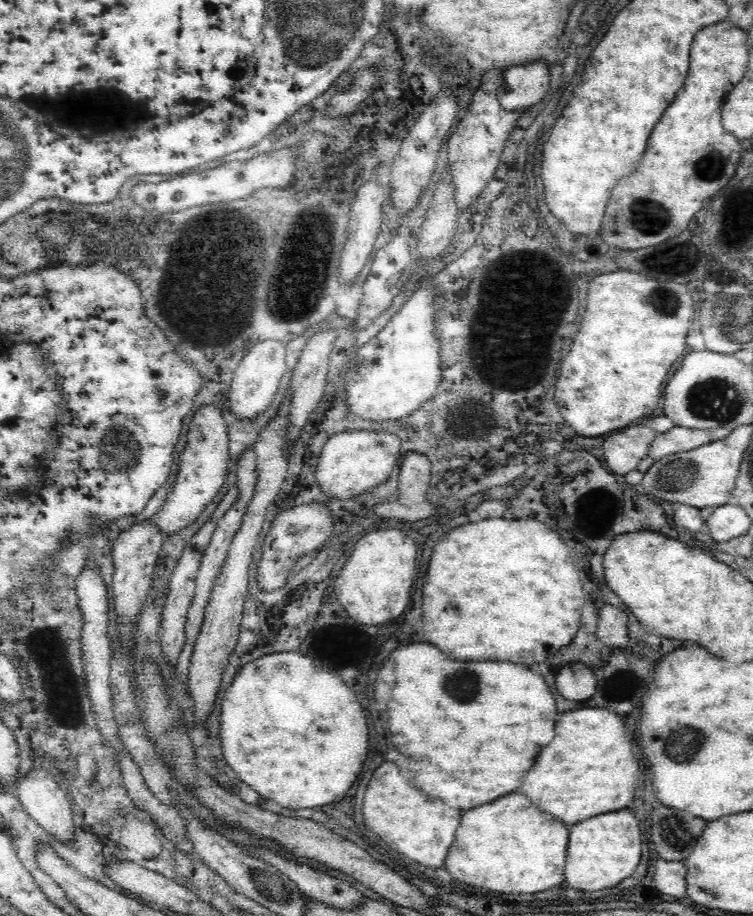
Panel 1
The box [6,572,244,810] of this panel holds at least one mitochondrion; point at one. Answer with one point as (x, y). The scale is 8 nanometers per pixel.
(46, 641)

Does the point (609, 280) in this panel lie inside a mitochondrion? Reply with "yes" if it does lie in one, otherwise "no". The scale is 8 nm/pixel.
no

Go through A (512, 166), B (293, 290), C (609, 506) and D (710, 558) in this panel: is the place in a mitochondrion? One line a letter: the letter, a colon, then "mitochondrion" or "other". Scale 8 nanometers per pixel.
A: other
B: mitochondrion
C: mitochondrion
D: other

